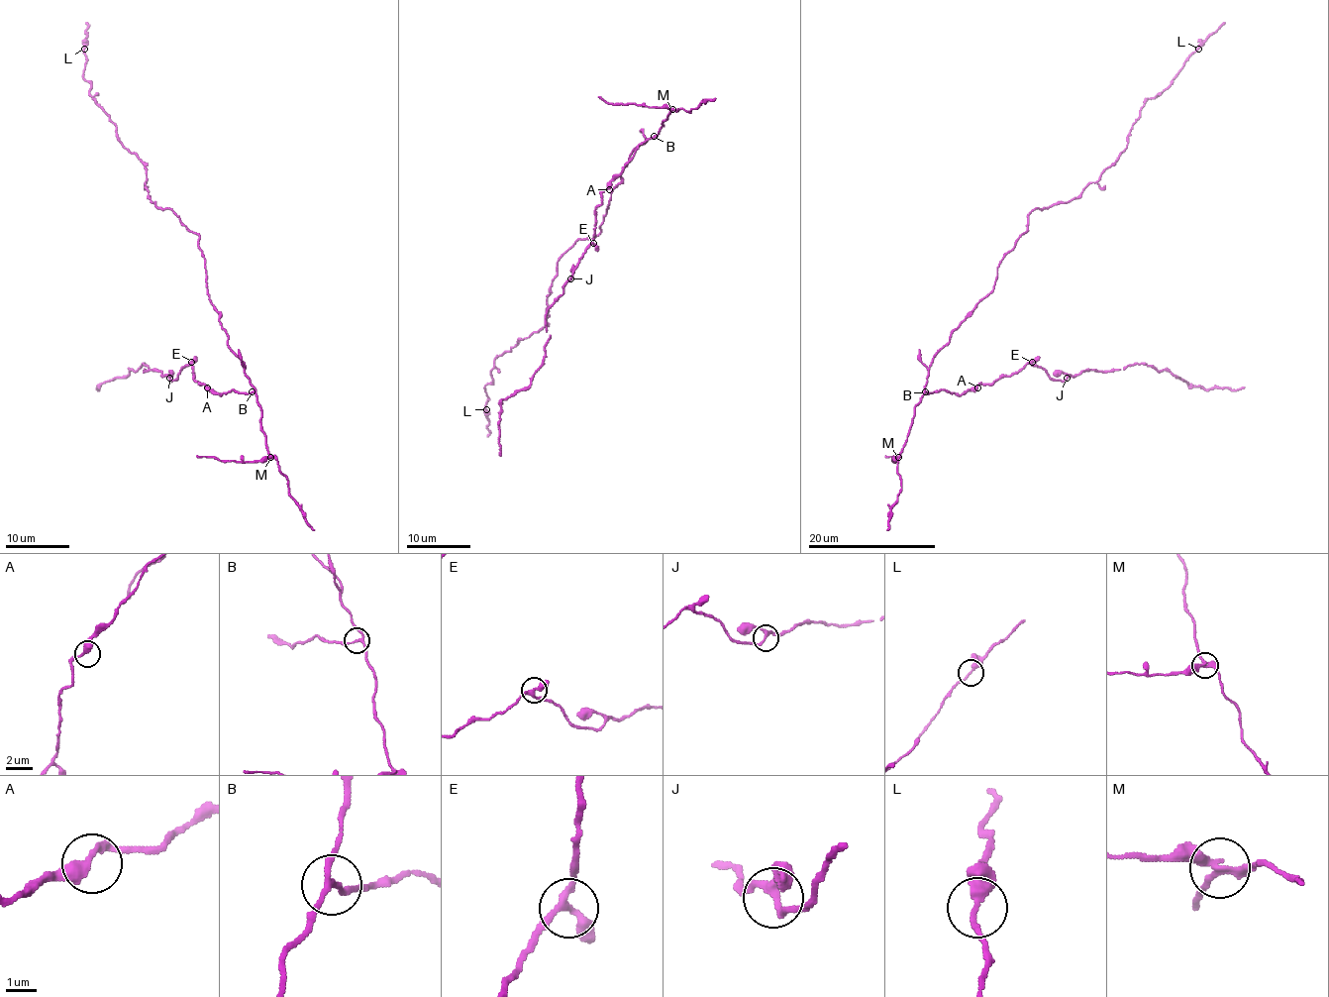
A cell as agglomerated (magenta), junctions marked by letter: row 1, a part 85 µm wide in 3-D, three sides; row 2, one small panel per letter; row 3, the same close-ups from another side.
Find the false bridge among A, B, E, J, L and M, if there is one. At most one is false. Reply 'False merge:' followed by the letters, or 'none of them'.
False merge: M

